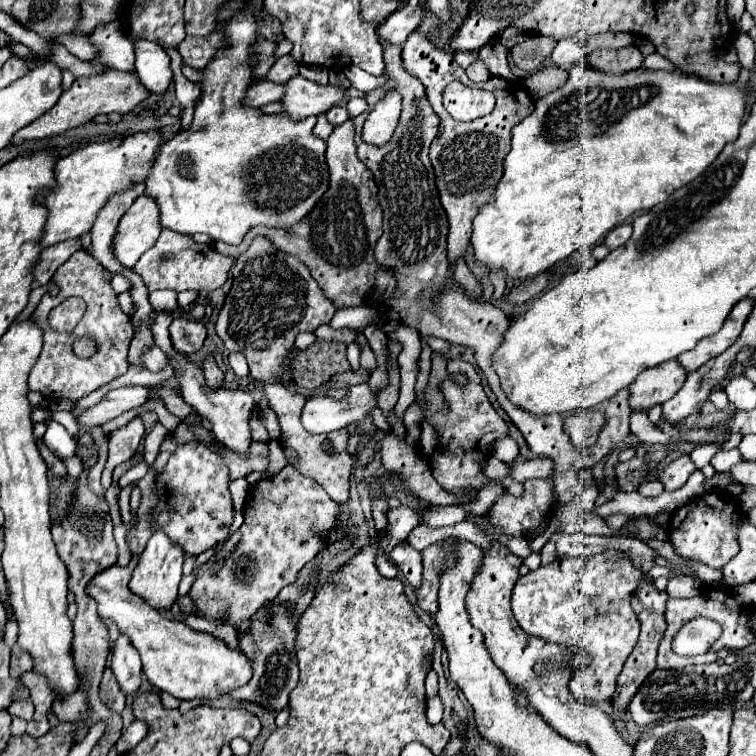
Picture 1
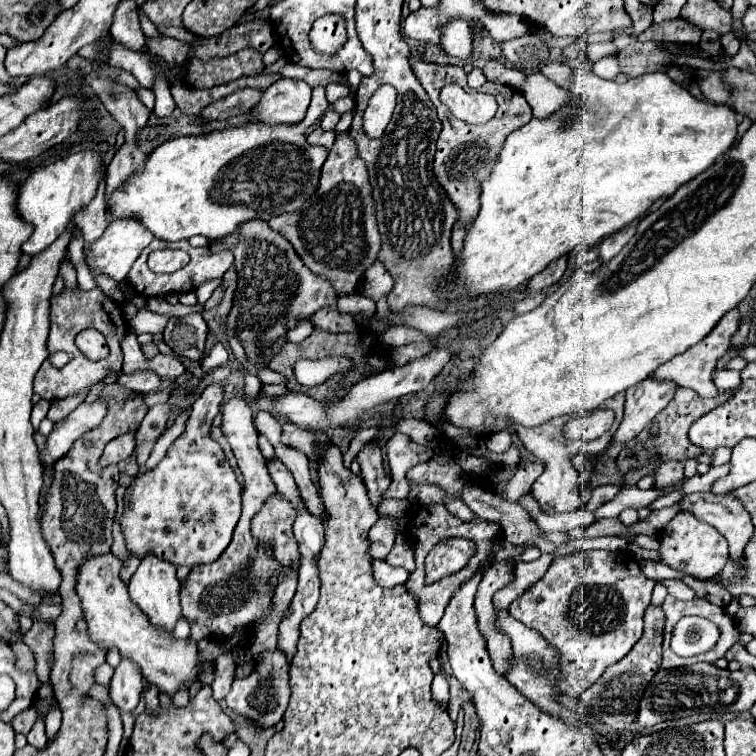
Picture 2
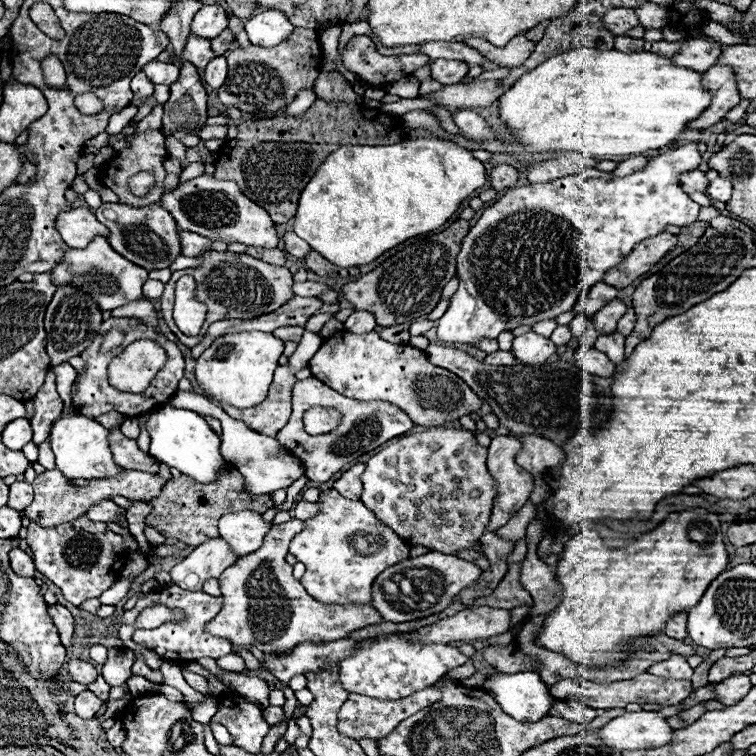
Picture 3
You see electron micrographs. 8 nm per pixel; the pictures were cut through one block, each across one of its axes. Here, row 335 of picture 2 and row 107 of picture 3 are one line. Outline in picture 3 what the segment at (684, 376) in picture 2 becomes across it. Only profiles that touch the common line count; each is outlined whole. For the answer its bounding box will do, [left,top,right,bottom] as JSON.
[690,64,742,130]

